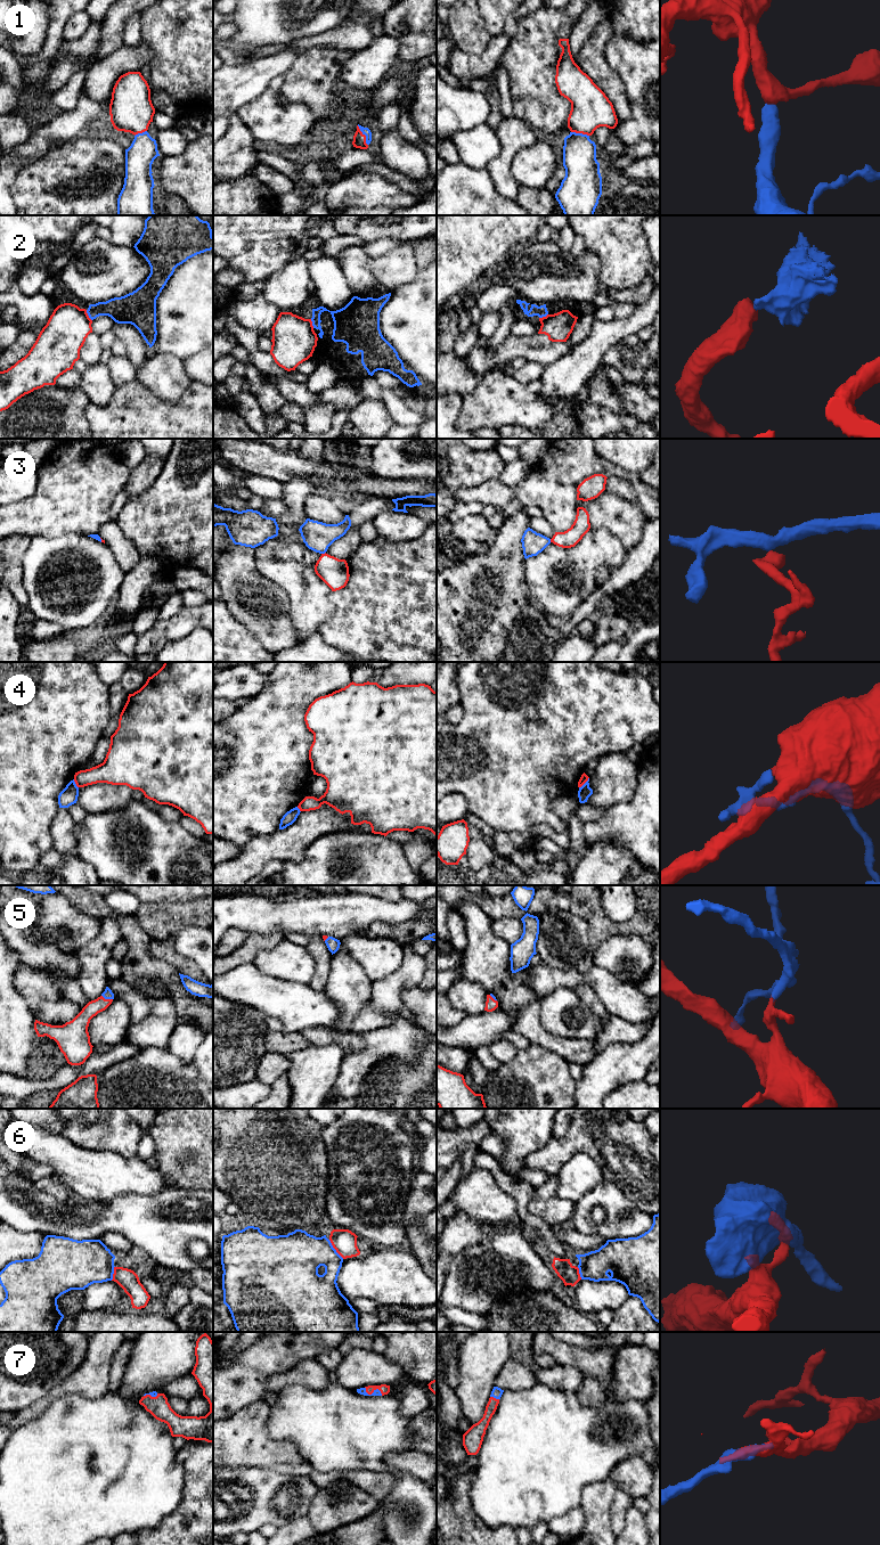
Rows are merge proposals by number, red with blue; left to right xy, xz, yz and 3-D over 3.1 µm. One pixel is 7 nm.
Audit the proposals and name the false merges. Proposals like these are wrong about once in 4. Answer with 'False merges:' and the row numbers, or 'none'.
False merges: 2, 3, 4, 6

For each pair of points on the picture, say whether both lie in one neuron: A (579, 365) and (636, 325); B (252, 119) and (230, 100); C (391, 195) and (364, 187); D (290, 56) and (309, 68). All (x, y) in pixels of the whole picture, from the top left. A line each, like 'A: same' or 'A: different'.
A: same
B: different
C: same
D: different

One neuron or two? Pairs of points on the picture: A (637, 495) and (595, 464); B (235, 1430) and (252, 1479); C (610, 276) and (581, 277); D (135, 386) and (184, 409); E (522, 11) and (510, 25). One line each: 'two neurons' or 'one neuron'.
A: two neurons
B: two neurons
C: two neurons
D: one neuron
E: one neuron

